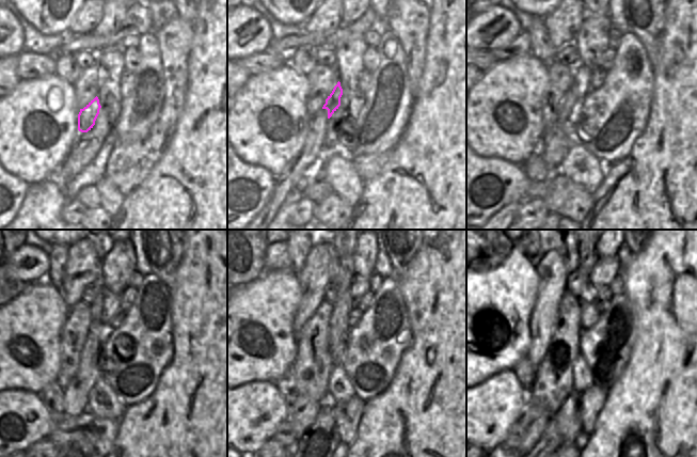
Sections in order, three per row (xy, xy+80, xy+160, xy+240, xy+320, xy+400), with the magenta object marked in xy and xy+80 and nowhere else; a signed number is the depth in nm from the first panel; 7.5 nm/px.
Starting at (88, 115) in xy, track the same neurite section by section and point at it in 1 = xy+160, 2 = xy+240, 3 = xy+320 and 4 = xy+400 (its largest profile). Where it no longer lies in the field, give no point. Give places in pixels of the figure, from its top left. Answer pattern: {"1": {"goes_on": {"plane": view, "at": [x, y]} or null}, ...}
{"1": {"goes_on": {"plane": "xy+160", "at": [581, 87]}}, "2": {"goes_on": {"plane": "xy+240", "at": [111, 304]}}, "3": {"goes_on": {"plane": "xy+320", "at": [360, 285]}}, "4": {"goes_on": {"plane": "xy+400", "at": [605, 269]}}}

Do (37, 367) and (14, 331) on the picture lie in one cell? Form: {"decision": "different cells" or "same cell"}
{"decision": "same cell"}

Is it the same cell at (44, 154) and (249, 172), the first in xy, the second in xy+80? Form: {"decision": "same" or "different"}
{"decision": "different"}

